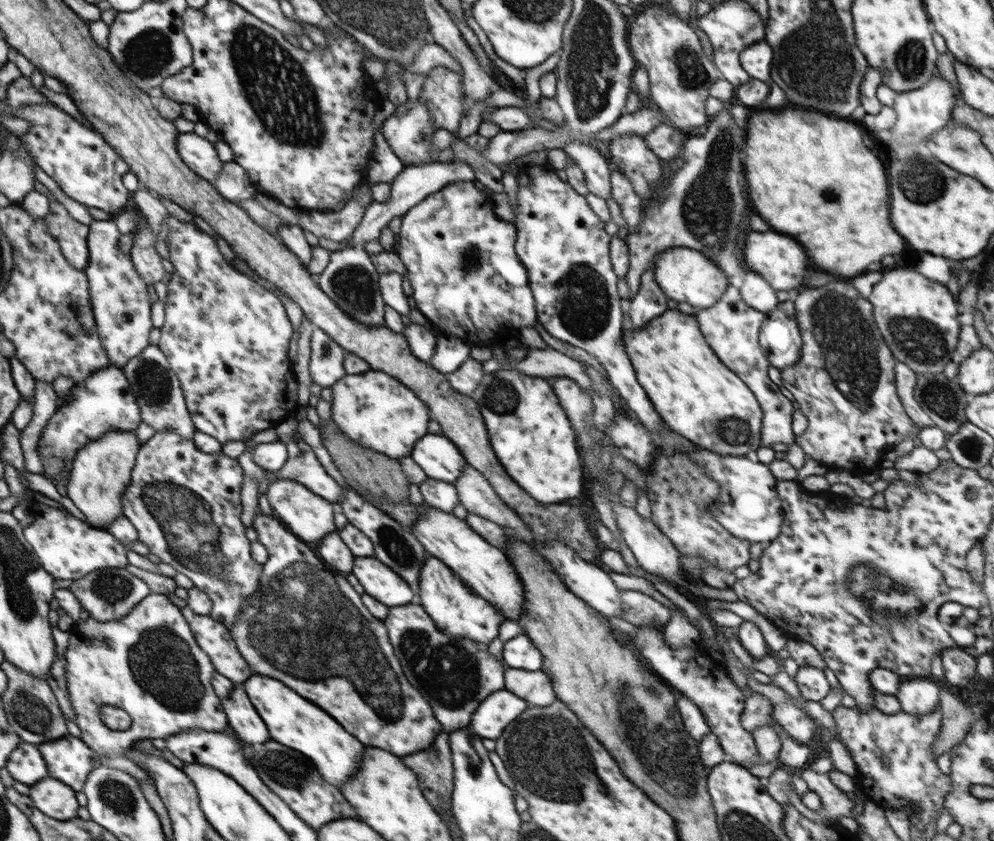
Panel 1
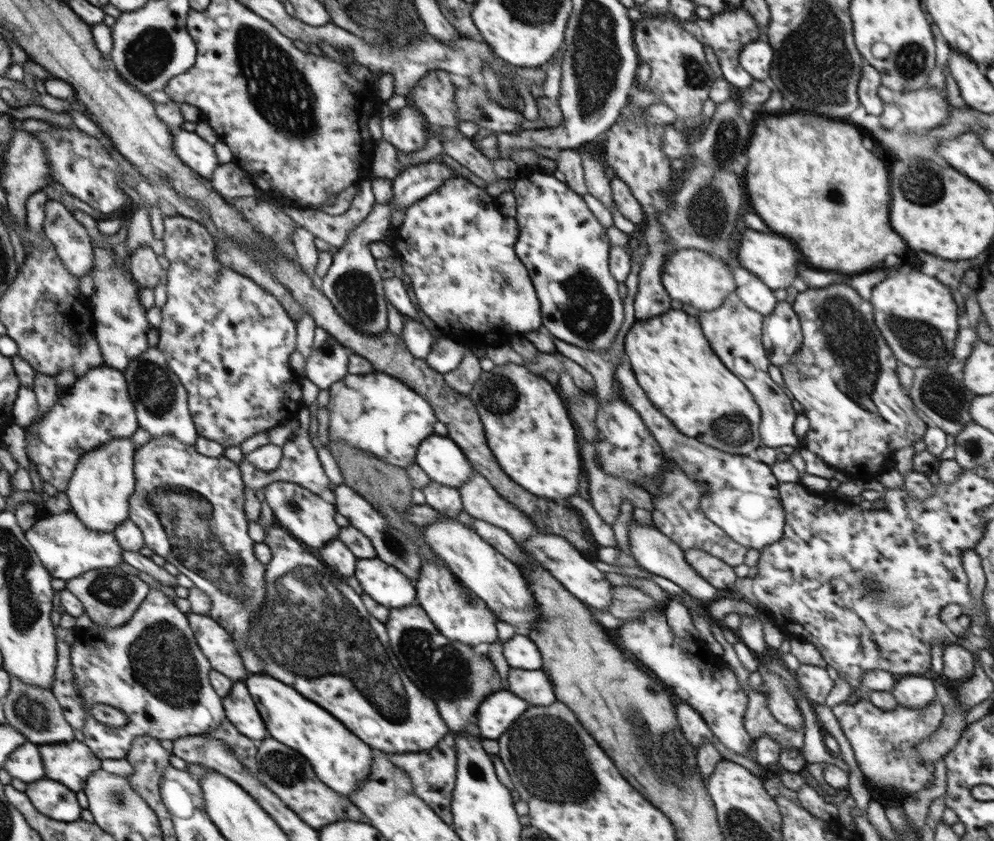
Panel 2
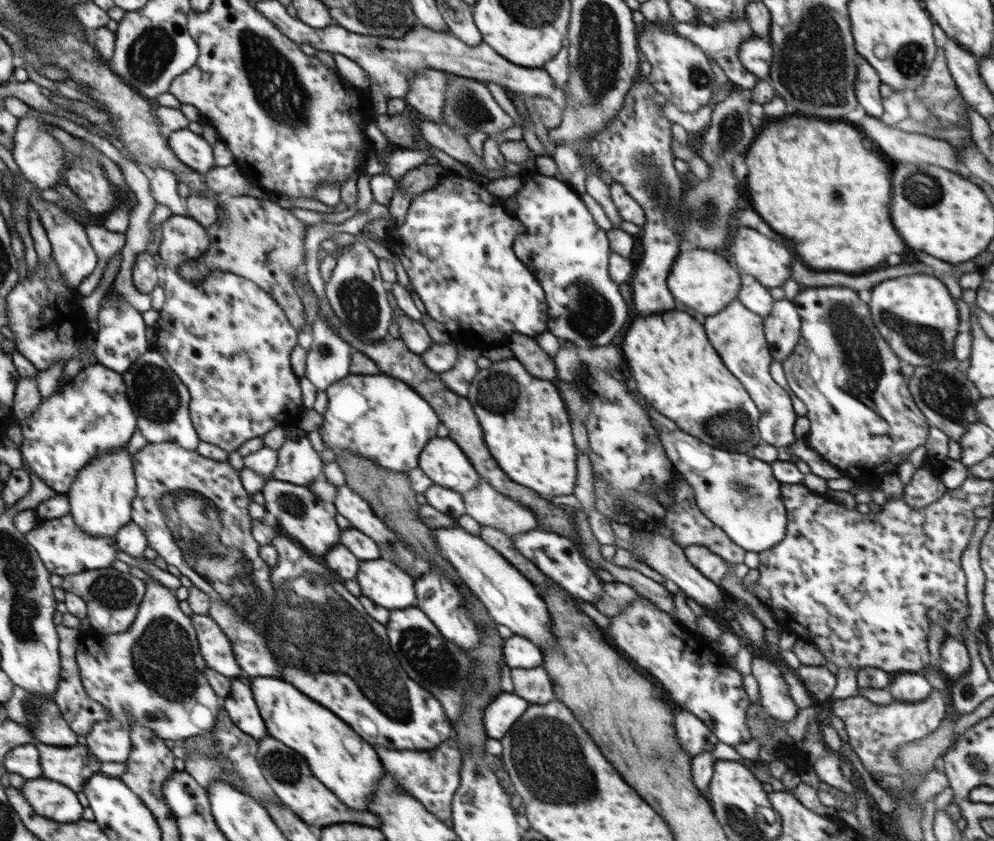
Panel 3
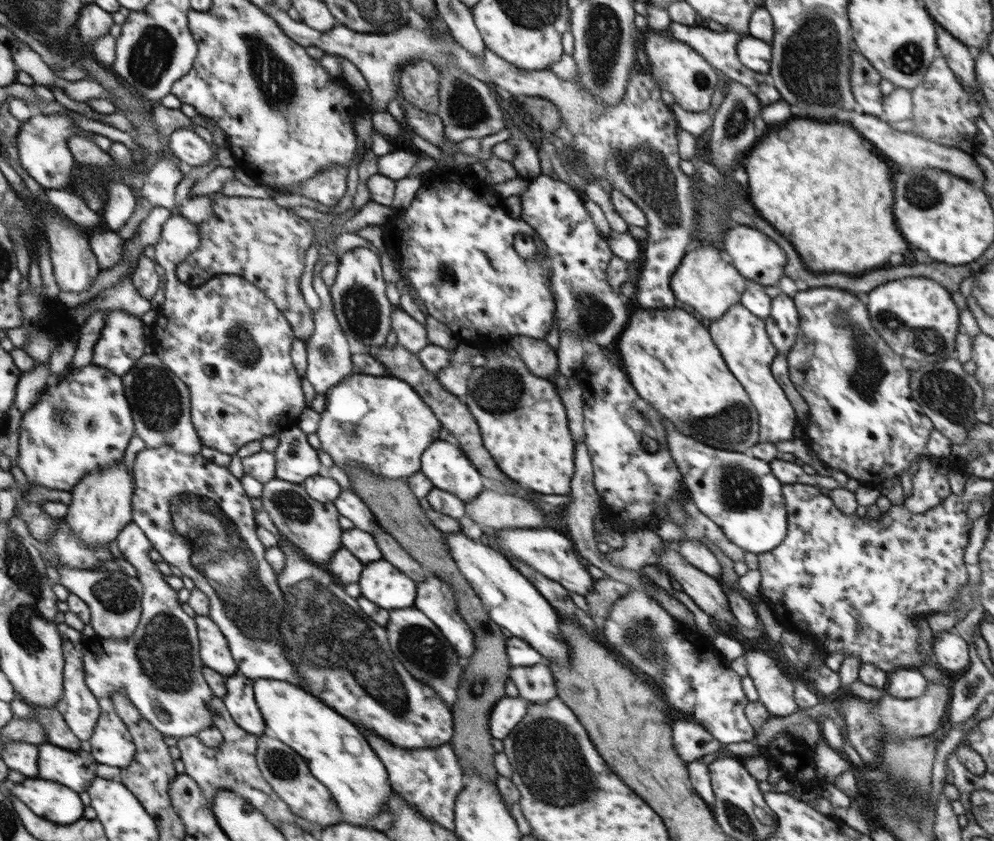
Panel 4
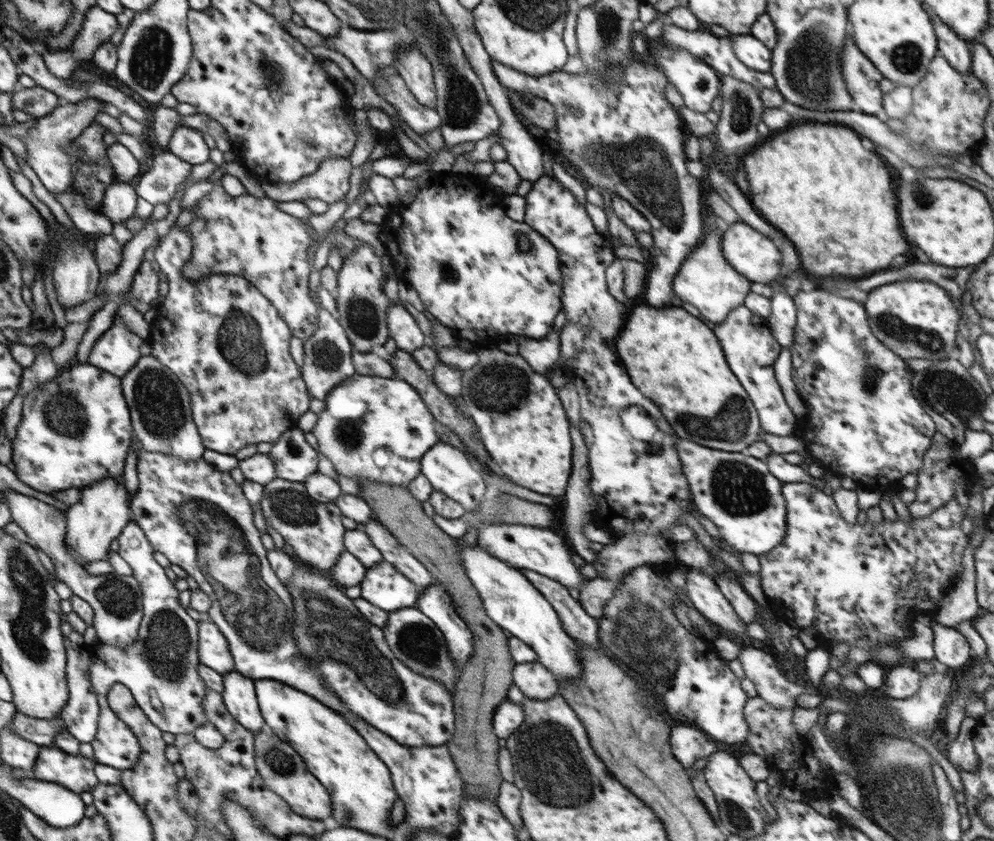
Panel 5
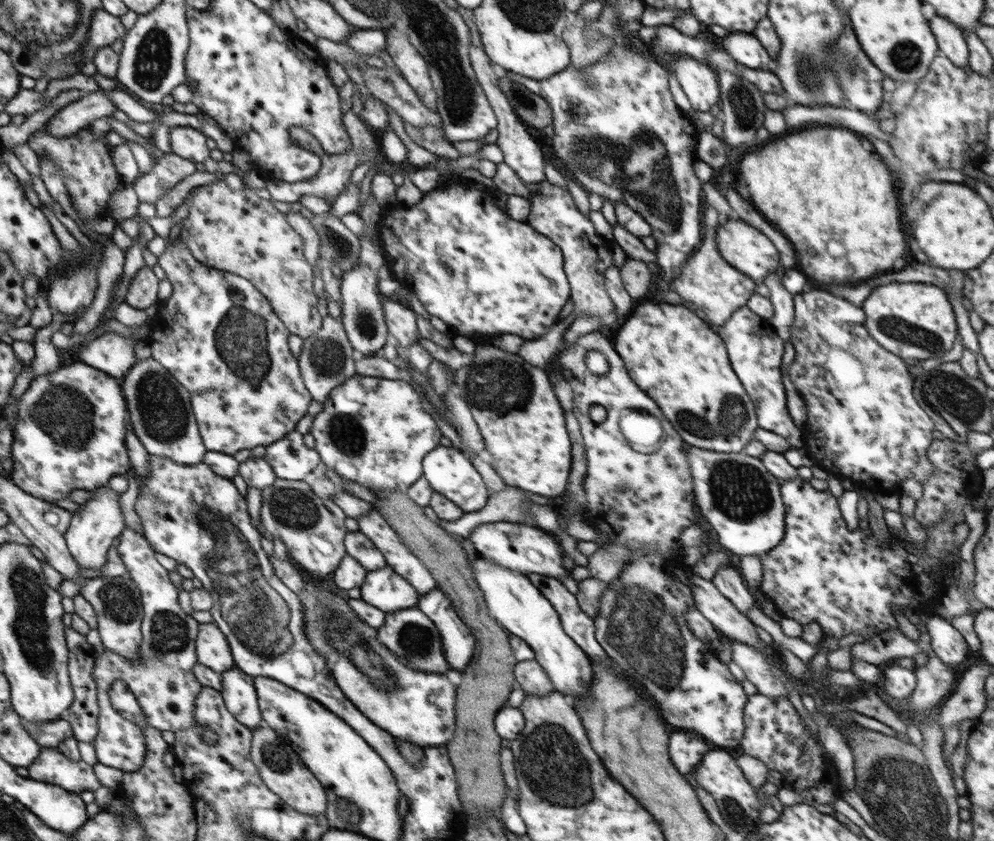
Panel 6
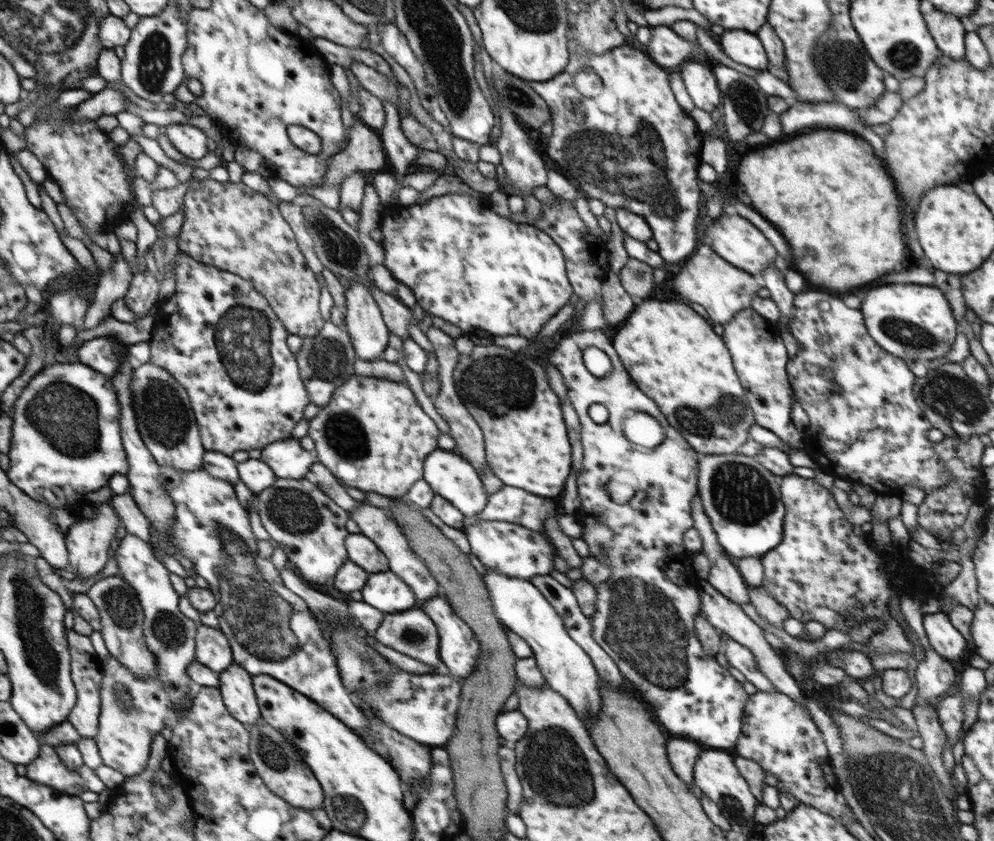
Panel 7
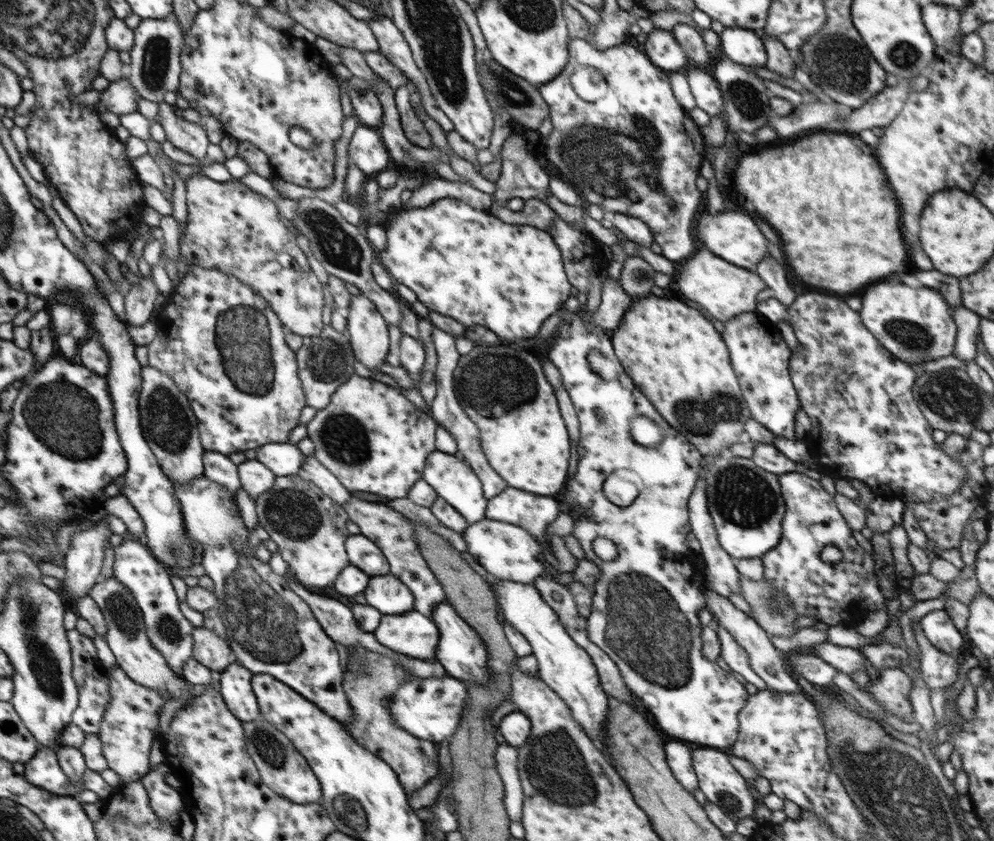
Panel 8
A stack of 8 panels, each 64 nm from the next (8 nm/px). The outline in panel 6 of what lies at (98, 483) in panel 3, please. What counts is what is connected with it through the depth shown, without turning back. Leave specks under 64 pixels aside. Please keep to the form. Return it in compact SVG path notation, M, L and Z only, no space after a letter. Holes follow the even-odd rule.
M110 486L94 489L92 496L81 505L80 511L72 512L73 517L65 534L68 550L82 568L100 568L106 564L106 552L110 550L114 538L127 527L124 526L124 516L118 504L118 494L110 490Z

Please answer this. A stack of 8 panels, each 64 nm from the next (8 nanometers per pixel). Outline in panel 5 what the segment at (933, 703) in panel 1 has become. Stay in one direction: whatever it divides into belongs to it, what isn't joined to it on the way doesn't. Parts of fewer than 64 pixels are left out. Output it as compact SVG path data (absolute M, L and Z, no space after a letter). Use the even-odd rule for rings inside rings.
M907 664L886 669L885 693L892 699L906 699L914 696L922 684L921 673Z

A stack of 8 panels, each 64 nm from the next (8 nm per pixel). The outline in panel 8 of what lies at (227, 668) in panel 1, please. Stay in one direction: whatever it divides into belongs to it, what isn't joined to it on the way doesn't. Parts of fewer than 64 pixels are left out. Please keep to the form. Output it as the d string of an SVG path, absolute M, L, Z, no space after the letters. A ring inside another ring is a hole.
M198 627L194 632L194 658L215 674L220 674L230 664L230 648L224 640L206 627Z

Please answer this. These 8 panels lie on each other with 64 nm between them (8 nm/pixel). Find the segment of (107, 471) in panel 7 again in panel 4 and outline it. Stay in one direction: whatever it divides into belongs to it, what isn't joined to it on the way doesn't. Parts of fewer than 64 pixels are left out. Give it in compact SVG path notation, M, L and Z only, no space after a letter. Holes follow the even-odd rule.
M90 364L69 371L59 383L41 392L39 399L23 414L19 426L17 466L31 485L50 490L72 491L90 471L115 466L124 458L124 450L135 434L134 412L121 376L107 368Z

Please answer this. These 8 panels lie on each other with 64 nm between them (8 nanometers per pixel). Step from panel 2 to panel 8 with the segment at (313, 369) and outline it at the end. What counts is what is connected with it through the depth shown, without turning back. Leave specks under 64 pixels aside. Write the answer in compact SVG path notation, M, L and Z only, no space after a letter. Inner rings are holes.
M324 325L318 336L305 336L300 349L295 352L297 373L305 392L306 404L312 408L323 409L336 389L355 374L357 361L351 348L348 335L338 332L332 325Z

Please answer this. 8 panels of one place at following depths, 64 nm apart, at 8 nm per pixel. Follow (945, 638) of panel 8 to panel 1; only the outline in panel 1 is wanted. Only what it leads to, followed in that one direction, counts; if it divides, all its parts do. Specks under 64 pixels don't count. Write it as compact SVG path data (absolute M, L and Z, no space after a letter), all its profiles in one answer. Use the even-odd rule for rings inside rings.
M960 646L944 650L941 654L945 680L952 686L967 688L977 680L977 659Z

